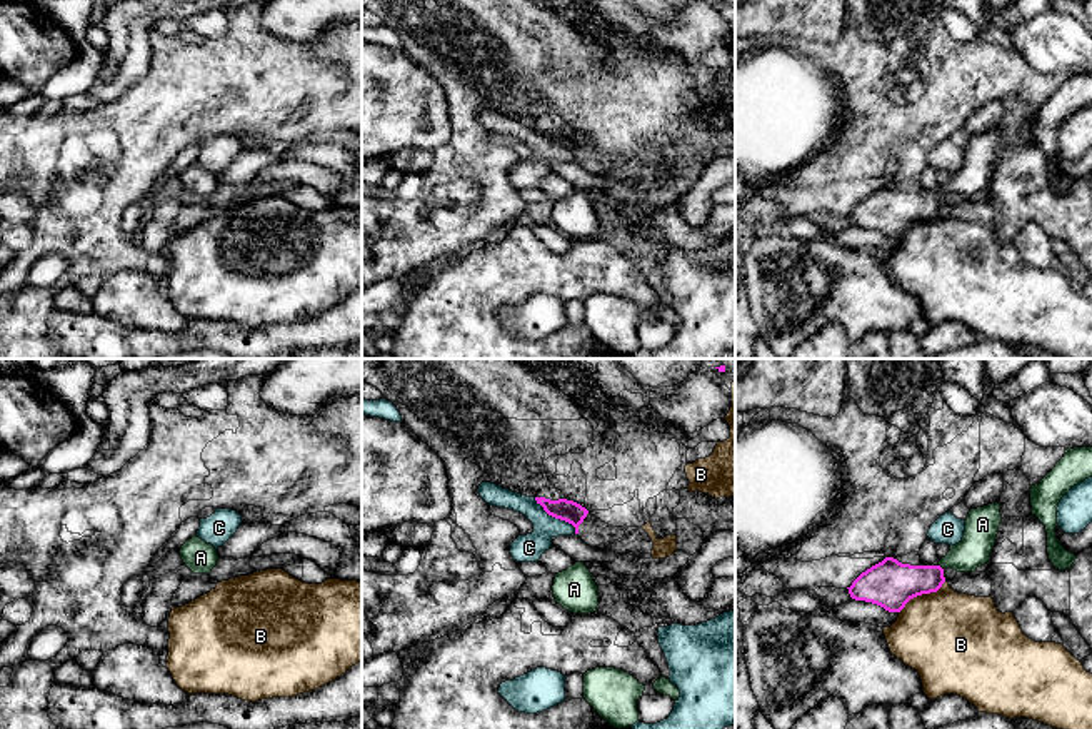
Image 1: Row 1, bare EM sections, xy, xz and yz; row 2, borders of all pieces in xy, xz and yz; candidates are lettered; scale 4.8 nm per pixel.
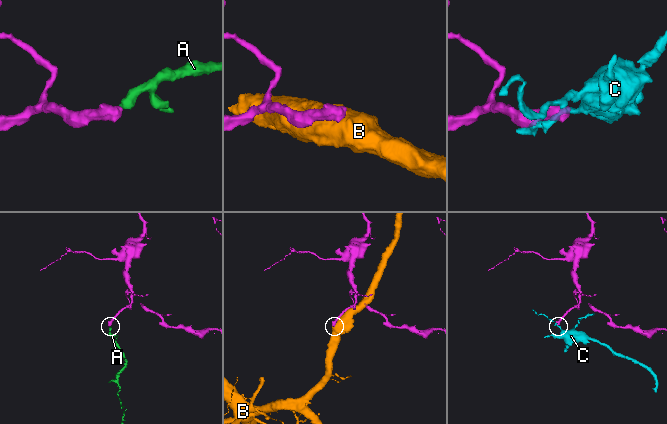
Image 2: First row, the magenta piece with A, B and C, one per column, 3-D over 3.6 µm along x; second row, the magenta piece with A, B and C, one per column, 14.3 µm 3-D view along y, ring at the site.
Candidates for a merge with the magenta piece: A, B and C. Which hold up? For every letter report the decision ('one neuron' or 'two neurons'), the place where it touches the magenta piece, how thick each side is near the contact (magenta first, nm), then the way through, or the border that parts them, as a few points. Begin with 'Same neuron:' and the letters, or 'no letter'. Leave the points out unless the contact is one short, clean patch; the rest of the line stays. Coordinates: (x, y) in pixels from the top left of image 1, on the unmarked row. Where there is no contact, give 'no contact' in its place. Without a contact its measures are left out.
Same neuron: A
A: one neuron; contact yz (941, 194); calibres 220 and 160 nm; way yz (892, 211), (929, 206), (941, 194), (959, 184), (979, 164)
B: two neurons; contact yz (921, 221); calibres 240 and 440 nm
C: two neurons; contact xz (556, 144); calibres 110 and 130 nm; border xz (534, 124), (549, 140), (567, 147), (576, 159)

